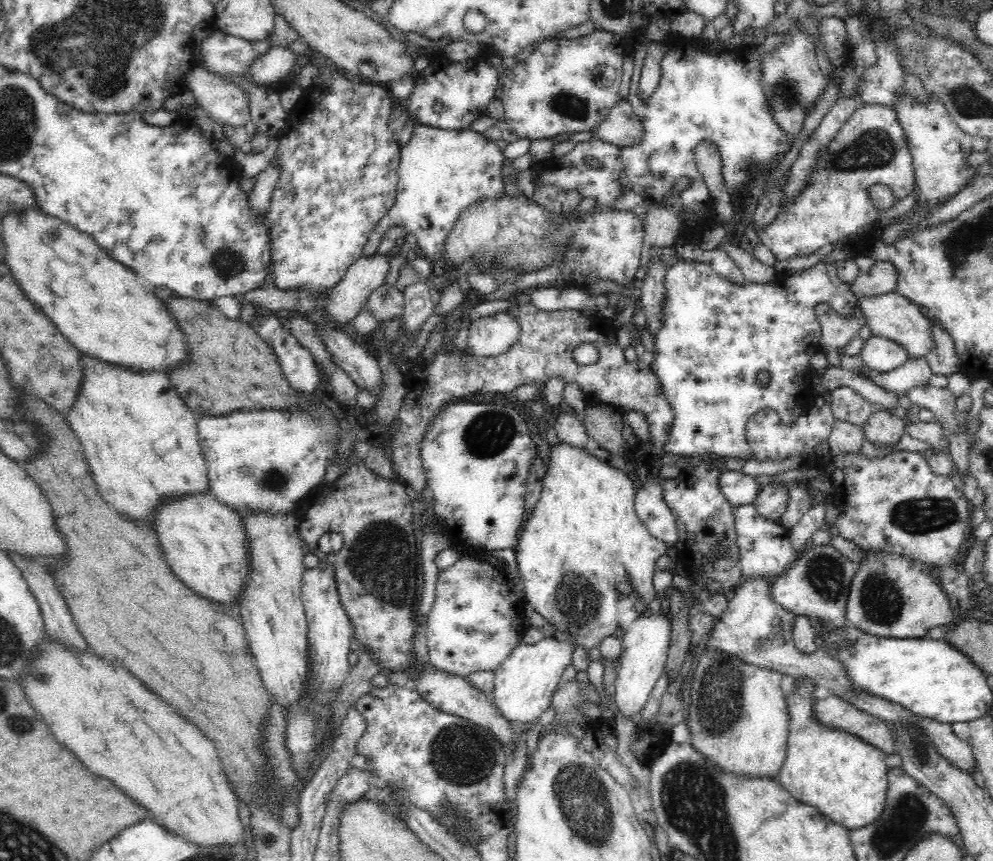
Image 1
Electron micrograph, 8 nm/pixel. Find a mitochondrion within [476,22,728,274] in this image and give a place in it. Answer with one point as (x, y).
(566, 103)

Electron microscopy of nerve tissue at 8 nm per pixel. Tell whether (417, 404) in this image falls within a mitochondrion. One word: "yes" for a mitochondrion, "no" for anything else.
no

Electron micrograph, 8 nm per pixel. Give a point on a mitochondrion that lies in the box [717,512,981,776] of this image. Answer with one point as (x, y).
(880, 598)

